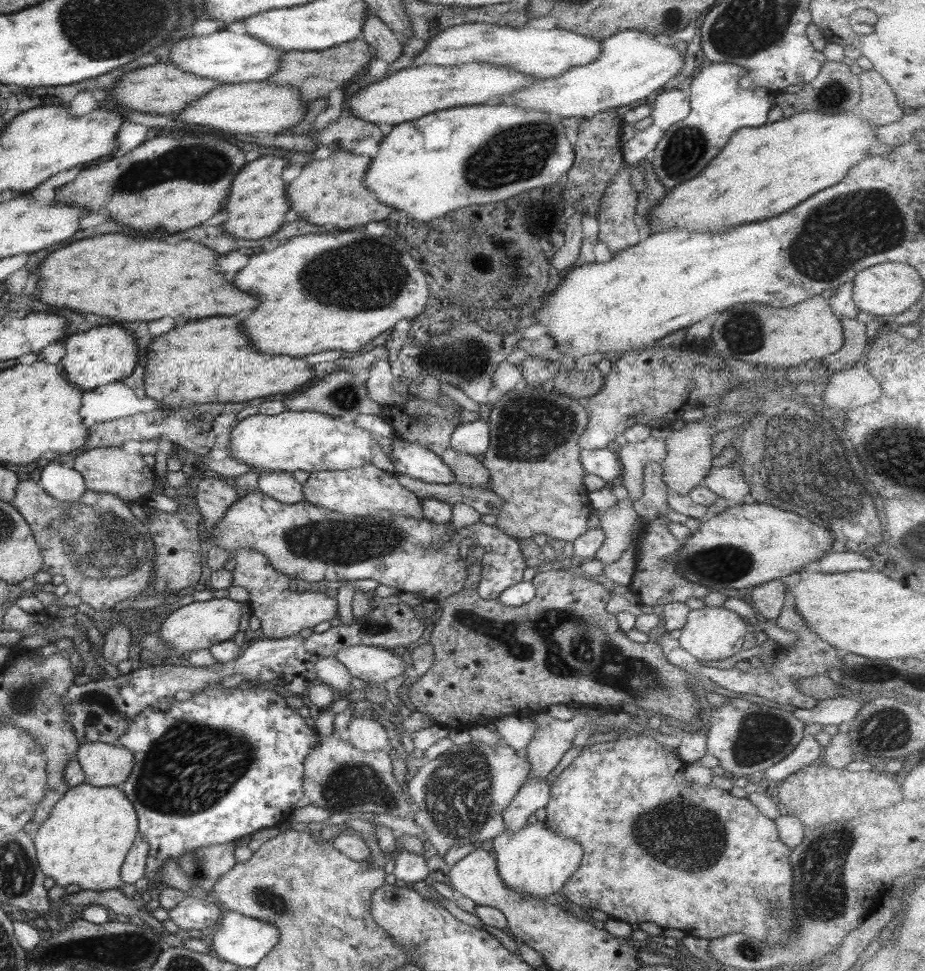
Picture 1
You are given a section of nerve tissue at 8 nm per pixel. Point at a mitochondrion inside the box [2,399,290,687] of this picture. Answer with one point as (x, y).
(97, 541)

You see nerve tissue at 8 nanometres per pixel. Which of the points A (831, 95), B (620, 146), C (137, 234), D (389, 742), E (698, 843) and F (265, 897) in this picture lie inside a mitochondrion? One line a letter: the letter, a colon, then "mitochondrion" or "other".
A: mitochondrion
B: other
C: other
D: other
E: mitochondrion
F: mitochondrion

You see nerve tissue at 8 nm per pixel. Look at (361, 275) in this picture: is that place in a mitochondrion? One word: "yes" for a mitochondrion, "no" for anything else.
yes

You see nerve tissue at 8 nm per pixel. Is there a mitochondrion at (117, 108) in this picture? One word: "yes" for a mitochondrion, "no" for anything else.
no

